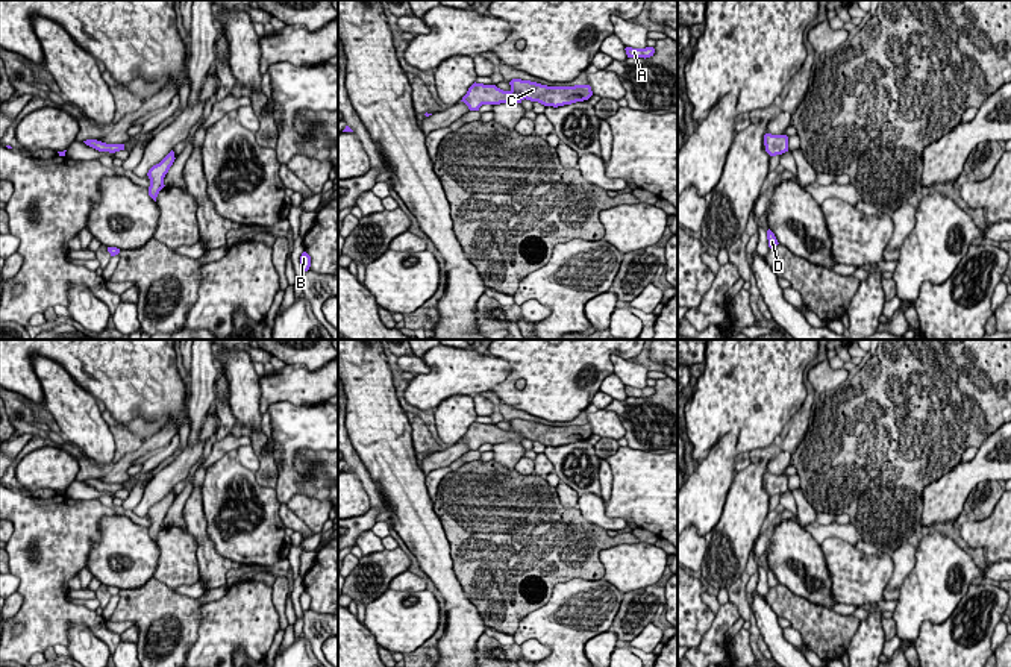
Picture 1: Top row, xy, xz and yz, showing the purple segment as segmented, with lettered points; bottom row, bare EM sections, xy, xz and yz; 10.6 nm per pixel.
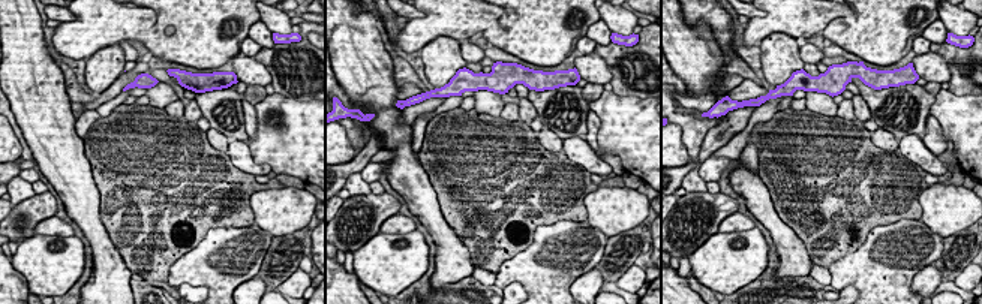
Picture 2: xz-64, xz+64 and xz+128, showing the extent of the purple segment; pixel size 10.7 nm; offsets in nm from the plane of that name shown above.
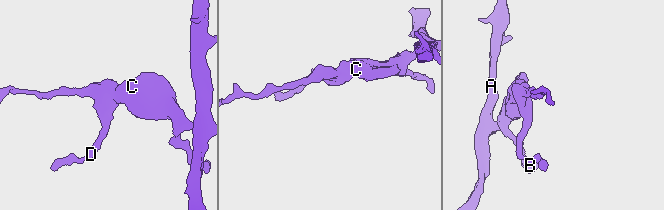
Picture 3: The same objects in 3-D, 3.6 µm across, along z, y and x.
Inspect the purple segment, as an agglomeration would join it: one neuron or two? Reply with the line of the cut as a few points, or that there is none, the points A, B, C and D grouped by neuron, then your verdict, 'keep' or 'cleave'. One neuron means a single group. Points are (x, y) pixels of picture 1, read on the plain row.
no cut; A B C D; keep

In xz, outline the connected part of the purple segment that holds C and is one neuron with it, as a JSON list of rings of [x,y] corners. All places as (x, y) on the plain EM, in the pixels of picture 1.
[[[512,418],[511,429],[503,431],[496,424],[473,423],[462,437],[470,450],[479,450],[482,444],[521,443],[524,438],[544,446],[564,446],[588,440],[593,435],[590,424],[547,426],[531,420]]]

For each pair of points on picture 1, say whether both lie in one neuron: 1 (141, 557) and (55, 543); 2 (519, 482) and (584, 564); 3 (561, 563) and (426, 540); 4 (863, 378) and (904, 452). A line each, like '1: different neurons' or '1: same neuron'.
1: different neurons
2: same neuron
3: different neurons
4: same neuron

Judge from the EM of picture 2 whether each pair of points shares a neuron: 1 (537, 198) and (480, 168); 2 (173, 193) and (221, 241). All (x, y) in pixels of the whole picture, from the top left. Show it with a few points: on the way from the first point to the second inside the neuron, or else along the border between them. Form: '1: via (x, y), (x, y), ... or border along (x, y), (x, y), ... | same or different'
1: via (523, 186), (499, 184), (493, 178) | same
2: border along (245, 226), (213, 226), (185, 253) | different

